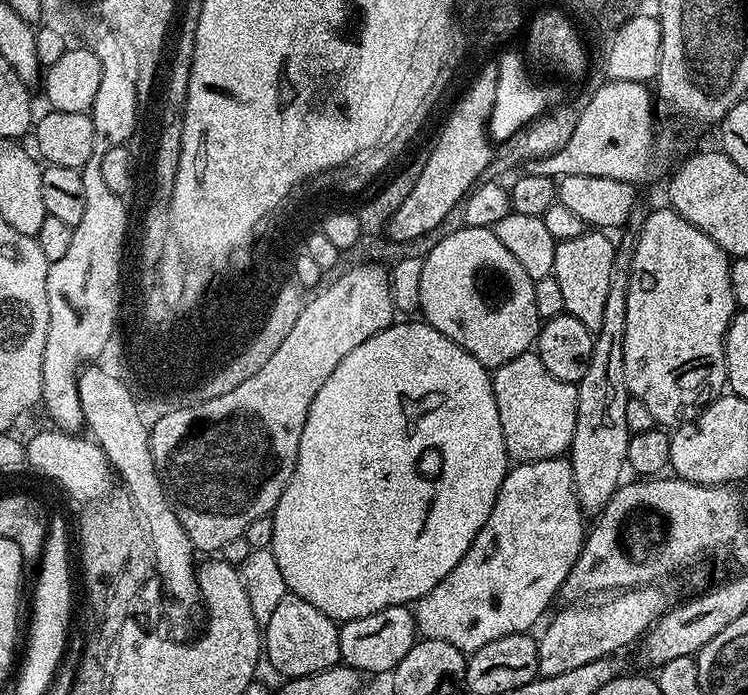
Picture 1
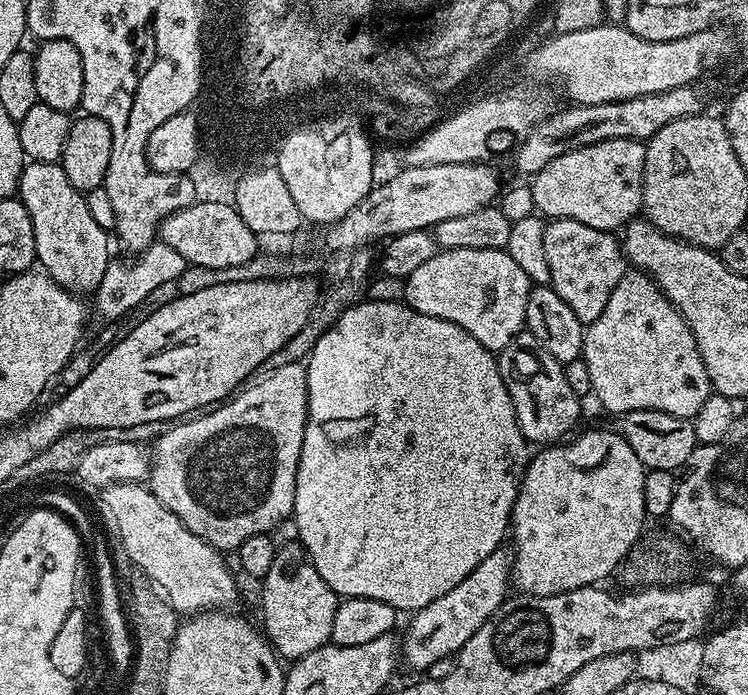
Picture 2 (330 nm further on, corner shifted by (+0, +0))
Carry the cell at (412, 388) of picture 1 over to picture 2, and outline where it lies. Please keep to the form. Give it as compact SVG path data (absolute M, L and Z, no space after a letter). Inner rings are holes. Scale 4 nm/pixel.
M365 299L363 302L357 302L352 307L345 310L325 332L317 338L317 344L312 348L306 359L308 369L308 421L306 422L306 434L302 438L302 454L298 462L298 478L296 479L296 493L294 494L294 506L292 507L292 516L295 517L298 524L299 543L303 544L308 552L308 557L312 559L314 570L322 574L322 582L334 590L337 597L340 598L374 598L378 602L386 602L389 606L396 609L397 613L415 614L419 608L430 606L434 598L442 598L442 594L447 594L462 582L494 550L505 543L506 537L510 532L512 523L512 507L516 501L516 495L520 492L520 482L524 478L524 469L528 467L530 459L530 445L522 430L518 426L518 418L514 414L514 402L506 390L506 382L502 382L502 374L497 357L478 342L478 338L470 338L462 326L454 326L454 322L446 322L442 318L430 318L430 314L418 314L418 310L408 307L407 304L394 301L374 301Z

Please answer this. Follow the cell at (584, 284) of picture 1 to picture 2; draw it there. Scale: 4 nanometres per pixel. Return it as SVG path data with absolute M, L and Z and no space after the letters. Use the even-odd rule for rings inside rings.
M549 219L544 225L544 242L552 279L550 286L558 298L578 314L585 326L592 324L594 318L606 310L606 302L610 302L614 286L618 286L624 273L629 271L621 241L613 233L594 230L594 226L582 226L582 222Z

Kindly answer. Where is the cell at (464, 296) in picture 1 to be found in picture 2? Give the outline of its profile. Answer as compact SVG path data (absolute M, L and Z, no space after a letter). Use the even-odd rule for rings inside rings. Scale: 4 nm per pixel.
M503 248L498 250L438 250L430 262L418 266L414 274L404 280L403 303L418 310L418 314L430 314L430 318L442 318L446 322L454 322L454 326L462 326L470 338L478 338L482 346L489 352L498 354L513 340L525 331L526 298L533 283L526 278L524 271L510 258Z

